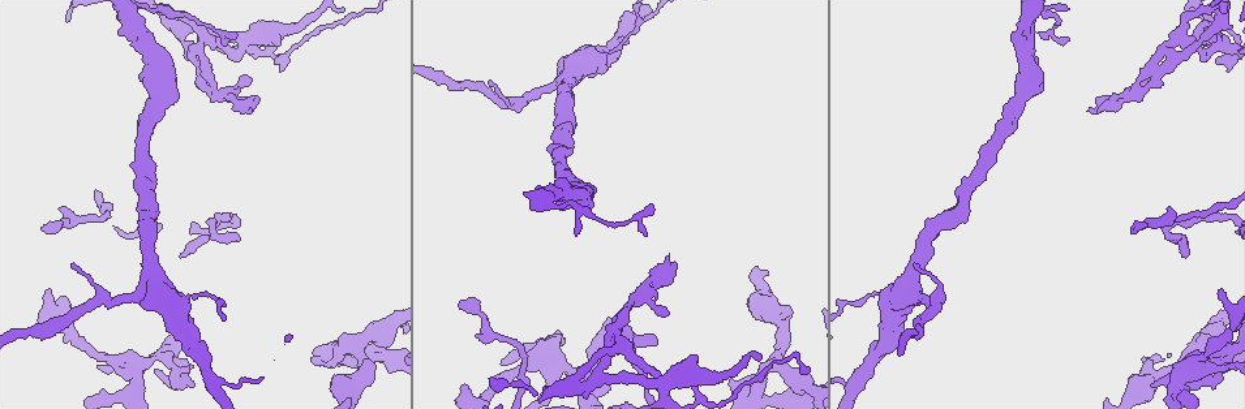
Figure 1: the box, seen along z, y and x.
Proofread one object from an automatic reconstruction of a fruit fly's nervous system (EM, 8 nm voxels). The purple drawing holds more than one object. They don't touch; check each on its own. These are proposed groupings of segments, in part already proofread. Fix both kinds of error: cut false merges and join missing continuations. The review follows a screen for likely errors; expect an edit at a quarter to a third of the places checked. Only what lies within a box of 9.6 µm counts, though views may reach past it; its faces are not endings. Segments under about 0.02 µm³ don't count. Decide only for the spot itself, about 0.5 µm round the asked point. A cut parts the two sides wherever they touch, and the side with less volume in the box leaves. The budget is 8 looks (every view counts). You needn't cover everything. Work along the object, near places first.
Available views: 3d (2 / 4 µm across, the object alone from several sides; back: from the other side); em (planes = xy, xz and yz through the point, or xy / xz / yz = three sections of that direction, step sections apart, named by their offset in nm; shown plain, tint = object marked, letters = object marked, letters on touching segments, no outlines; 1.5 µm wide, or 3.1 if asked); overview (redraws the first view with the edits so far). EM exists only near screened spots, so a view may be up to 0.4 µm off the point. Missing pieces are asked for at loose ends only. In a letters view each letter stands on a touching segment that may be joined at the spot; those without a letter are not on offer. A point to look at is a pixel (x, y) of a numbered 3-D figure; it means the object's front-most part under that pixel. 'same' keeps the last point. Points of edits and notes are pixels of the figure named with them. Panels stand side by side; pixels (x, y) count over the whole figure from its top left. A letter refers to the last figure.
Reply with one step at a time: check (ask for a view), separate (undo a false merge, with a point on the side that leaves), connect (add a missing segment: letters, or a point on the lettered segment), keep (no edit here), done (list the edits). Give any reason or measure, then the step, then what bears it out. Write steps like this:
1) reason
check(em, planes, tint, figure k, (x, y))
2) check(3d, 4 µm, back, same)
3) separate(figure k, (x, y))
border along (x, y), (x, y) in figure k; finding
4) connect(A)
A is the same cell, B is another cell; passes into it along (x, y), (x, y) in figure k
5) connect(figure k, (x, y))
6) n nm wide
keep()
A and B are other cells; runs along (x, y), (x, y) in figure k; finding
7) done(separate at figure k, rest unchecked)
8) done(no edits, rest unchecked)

sharp bend
check(em, planes, plain, figure 1, (210, 221))

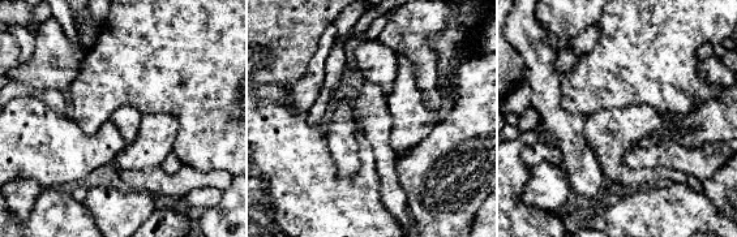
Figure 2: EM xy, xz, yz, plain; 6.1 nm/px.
check(em, planes, letters, same)

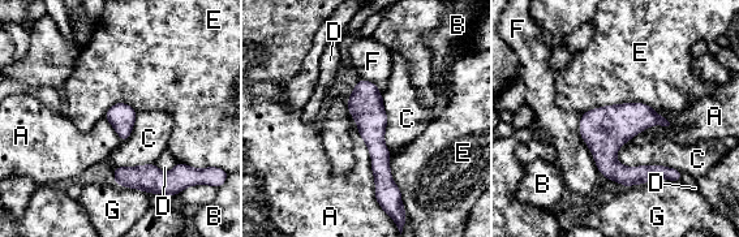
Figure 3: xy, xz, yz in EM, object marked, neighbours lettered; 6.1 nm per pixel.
keep()
A, B, C, D, E, F and G are other cells; border along (349, 112), (370, 156), (379, 203) in figure 3; one neuron here

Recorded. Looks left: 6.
free end
check(3d, 2 µm, figure 1, (465, 385))

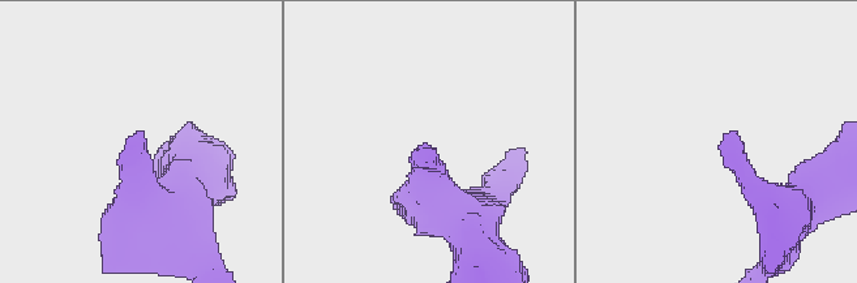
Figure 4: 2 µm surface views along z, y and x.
check(em, yz, step 8, letters, figure 4, (140, 133))

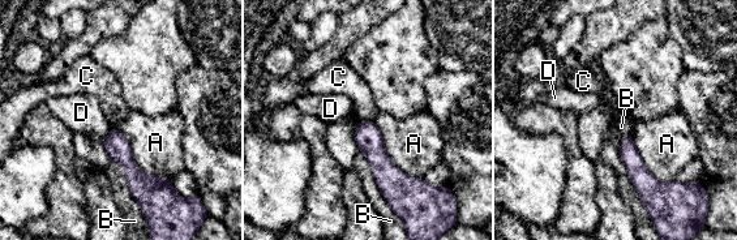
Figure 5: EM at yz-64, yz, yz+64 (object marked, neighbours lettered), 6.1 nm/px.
100 nm wide
keep()
A, B, C and D are other cells; runs along (361, 125), (395, 187), (395, 196) in figure 5; no lettered segment goes on from it

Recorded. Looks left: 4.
branch stops here
check(em, yz, step 8, tint, figure 1, (189, 385))

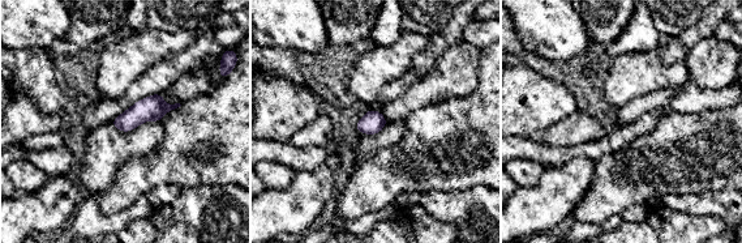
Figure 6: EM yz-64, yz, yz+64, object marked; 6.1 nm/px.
cut it another way
check(em, planes, letters, same)

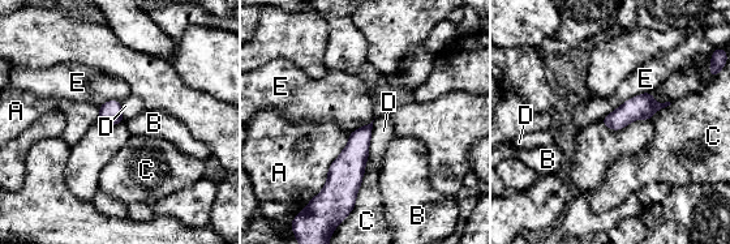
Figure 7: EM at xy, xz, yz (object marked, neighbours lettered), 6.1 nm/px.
130 nm wide
keep()
A, B, C, D and E are other cells; border along (649, 91), (626, 99), (601, 119) in figure 7; none of them fits

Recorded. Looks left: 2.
done(no edits, rest unchecked)

